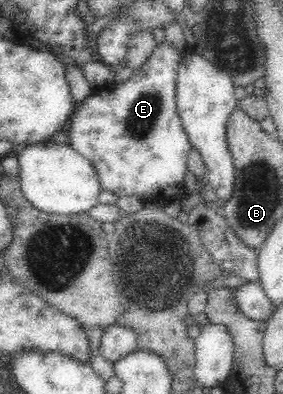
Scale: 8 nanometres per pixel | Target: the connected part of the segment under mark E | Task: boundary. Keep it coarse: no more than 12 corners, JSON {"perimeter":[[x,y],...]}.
{"perimeter":[[164,41],[75,104],[101,190],[181,199],[192,150]]}

